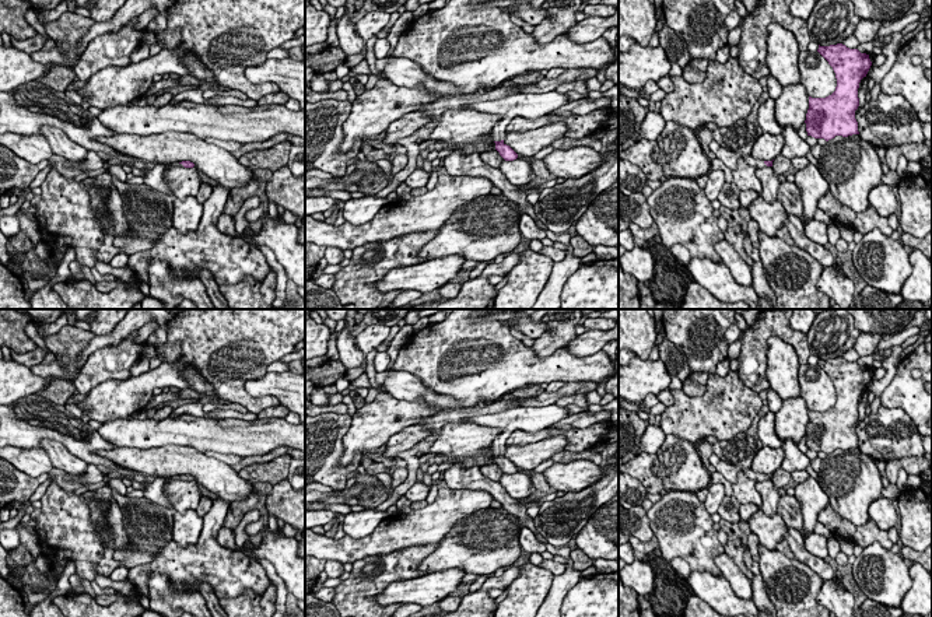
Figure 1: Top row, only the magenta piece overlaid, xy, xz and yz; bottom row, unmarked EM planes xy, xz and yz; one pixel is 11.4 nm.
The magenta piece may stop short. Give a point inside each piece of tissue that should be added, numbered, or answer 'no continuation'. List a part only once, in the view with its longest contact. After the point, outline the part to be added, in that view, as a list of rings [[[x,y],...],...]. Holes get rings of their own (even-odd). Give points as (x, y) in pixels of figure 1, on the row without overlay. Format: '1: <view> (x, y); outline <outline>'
1: xz (526, 419); outline [[[557,404],[543,407],[519,406],[500,413],[474,414],[467,417],[465,423],[477,423],[493,428],[501,428],[502,432],[493,442],[493,455],[501,455],[505,452],[505,441],[514,431],[537,432],[563,418],[568,417],[567,407]]]

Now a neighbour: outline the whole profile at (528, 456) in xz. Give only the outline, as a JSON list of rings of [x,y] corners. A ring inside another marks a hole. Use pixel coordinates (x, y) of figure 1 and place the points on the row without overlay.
[[[564,435],[549,437],[535,444],[505,446],[504,458],[523,471],[530,471],[556,453],[563,452],[565,445],[567,438]]]

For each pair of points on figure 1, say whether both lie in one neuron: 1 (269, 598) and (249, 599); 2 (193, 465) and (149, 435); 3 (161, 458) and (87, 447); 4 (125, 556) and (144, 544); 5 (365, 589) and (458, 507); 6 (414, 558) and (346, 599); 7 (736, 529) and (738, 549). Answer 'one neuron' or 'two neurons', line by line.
1: one neuron
2: two neurons
3: two neurons
4: one neuron
5: two neurons
6: one neuron
7: one neuron

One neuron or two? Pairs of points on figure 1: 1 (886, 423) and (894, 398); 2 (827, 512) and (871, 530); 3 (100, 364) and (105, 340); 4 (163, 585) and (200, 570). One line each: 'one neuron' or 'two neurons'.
1: two neurons
2: one neuron
3: two neurons
4: two neurons

